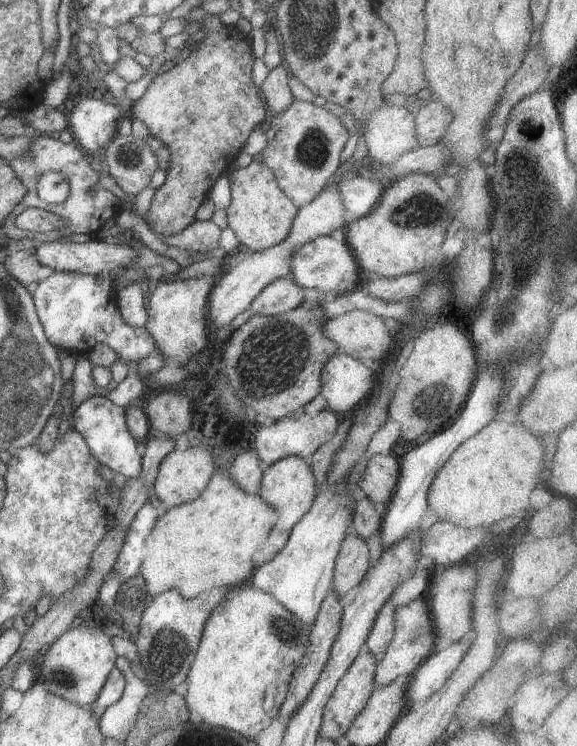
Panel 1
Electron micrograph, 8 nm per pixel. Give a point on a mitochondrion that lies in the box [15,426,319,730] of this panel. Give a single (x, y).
(166, 653)

